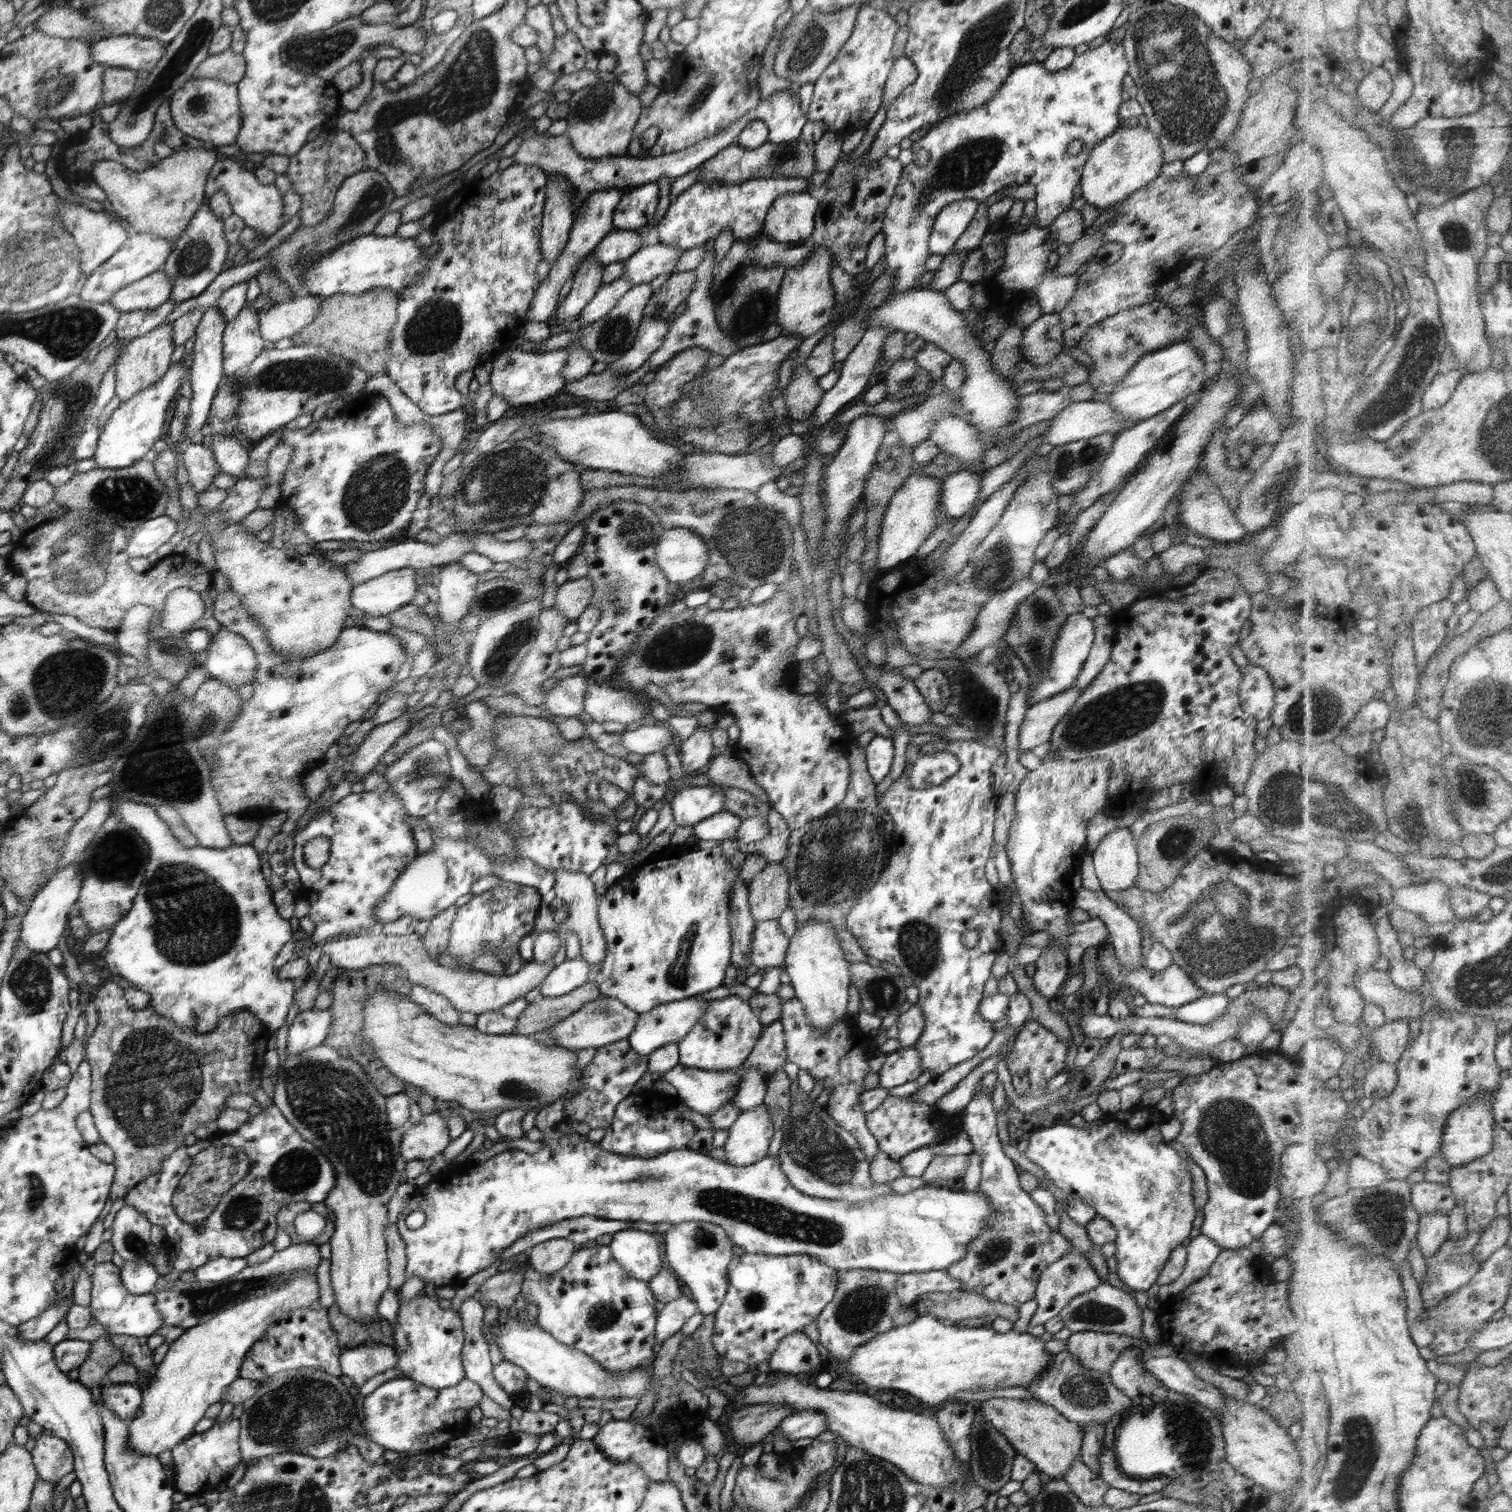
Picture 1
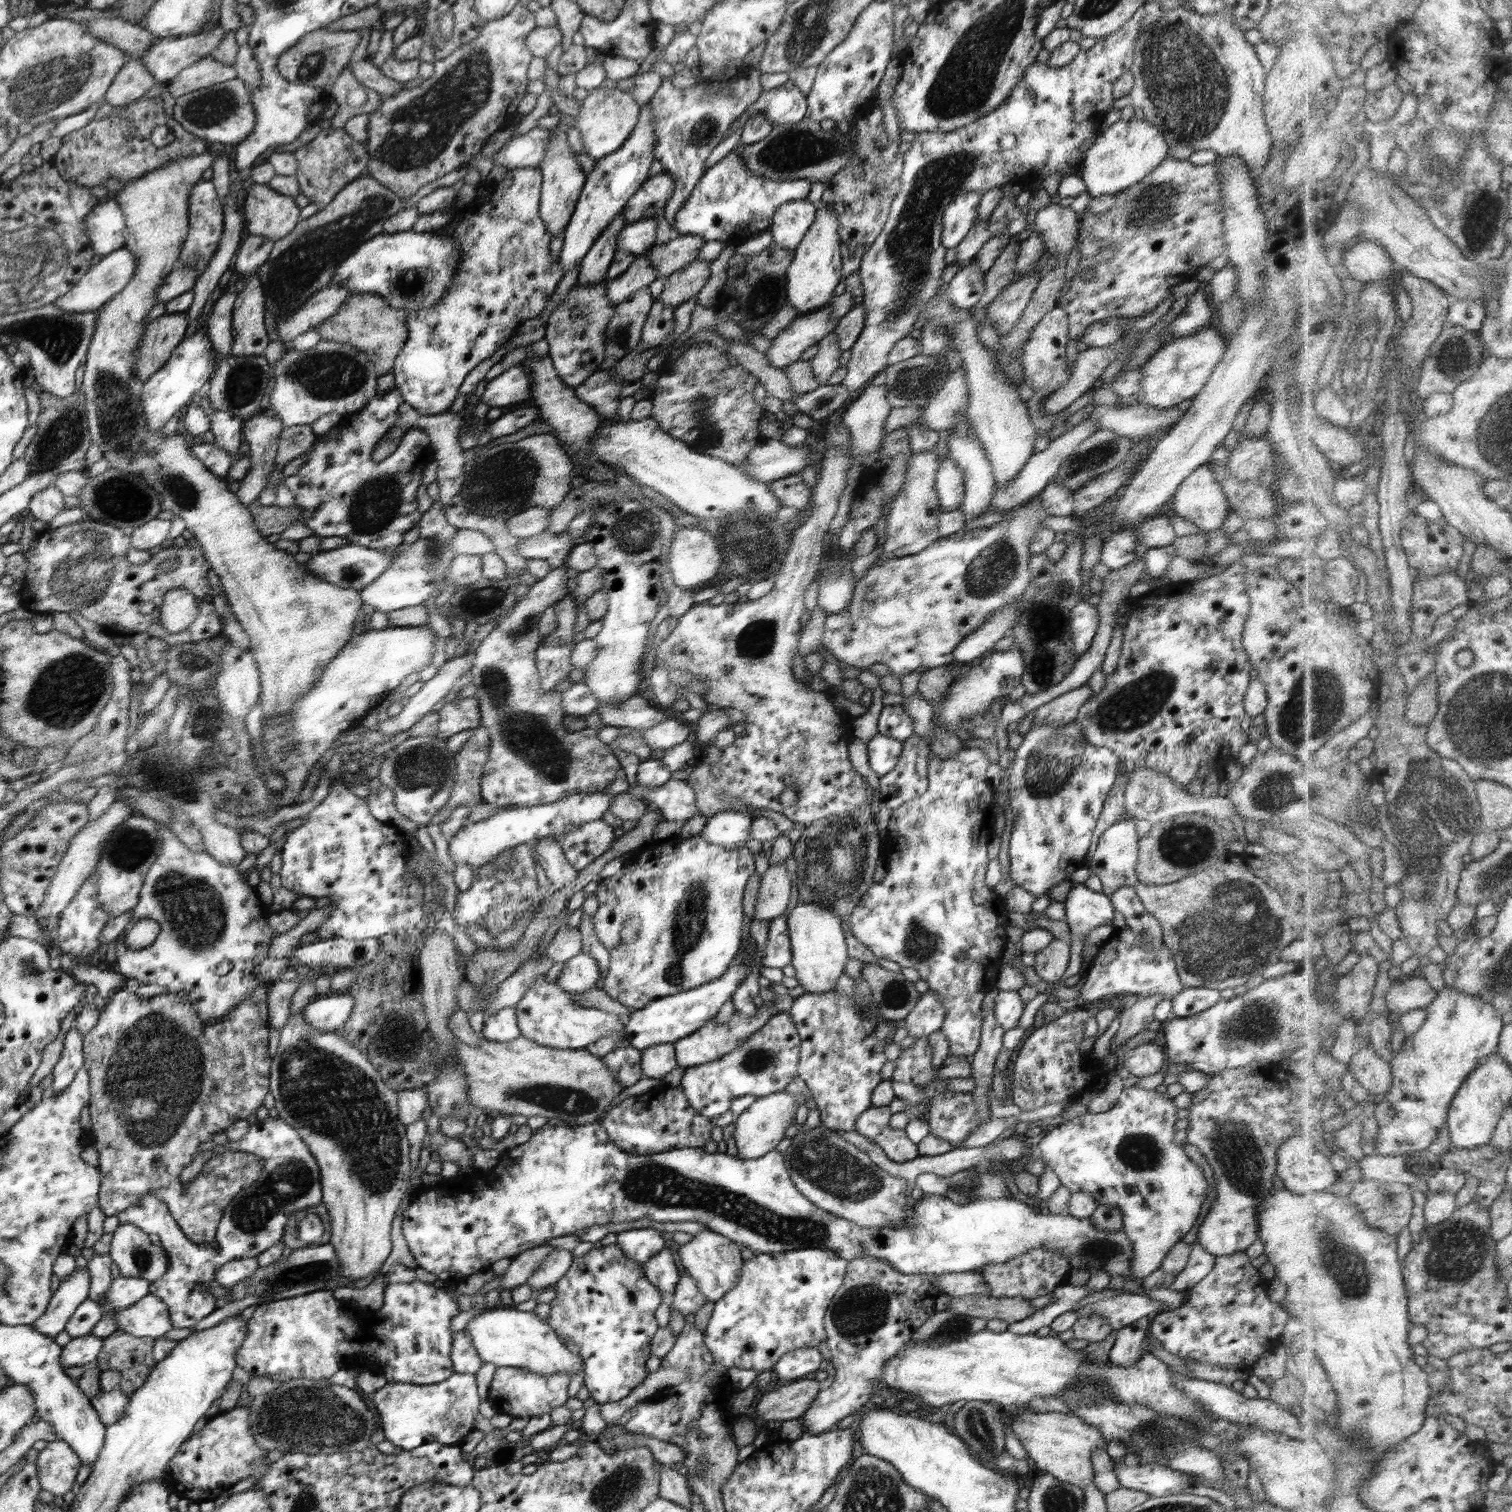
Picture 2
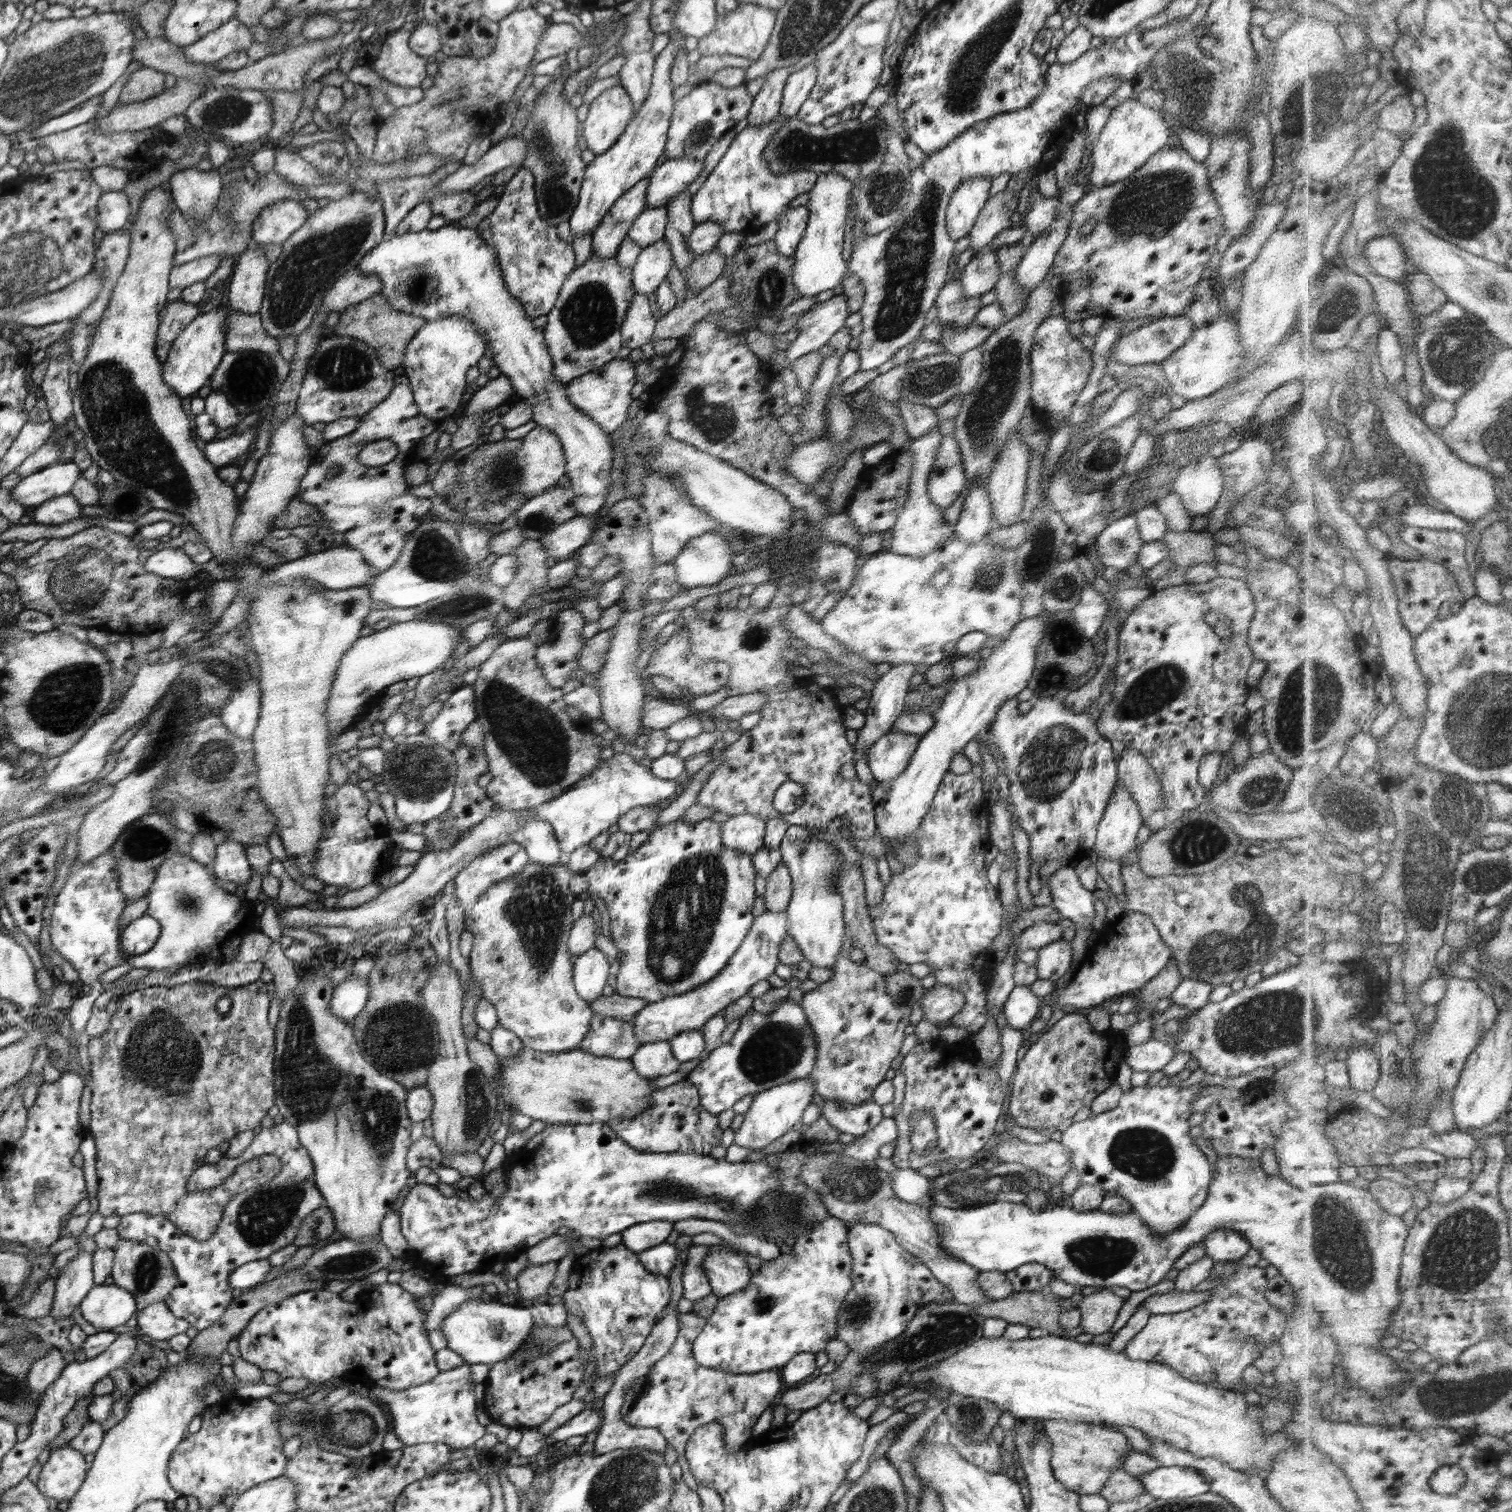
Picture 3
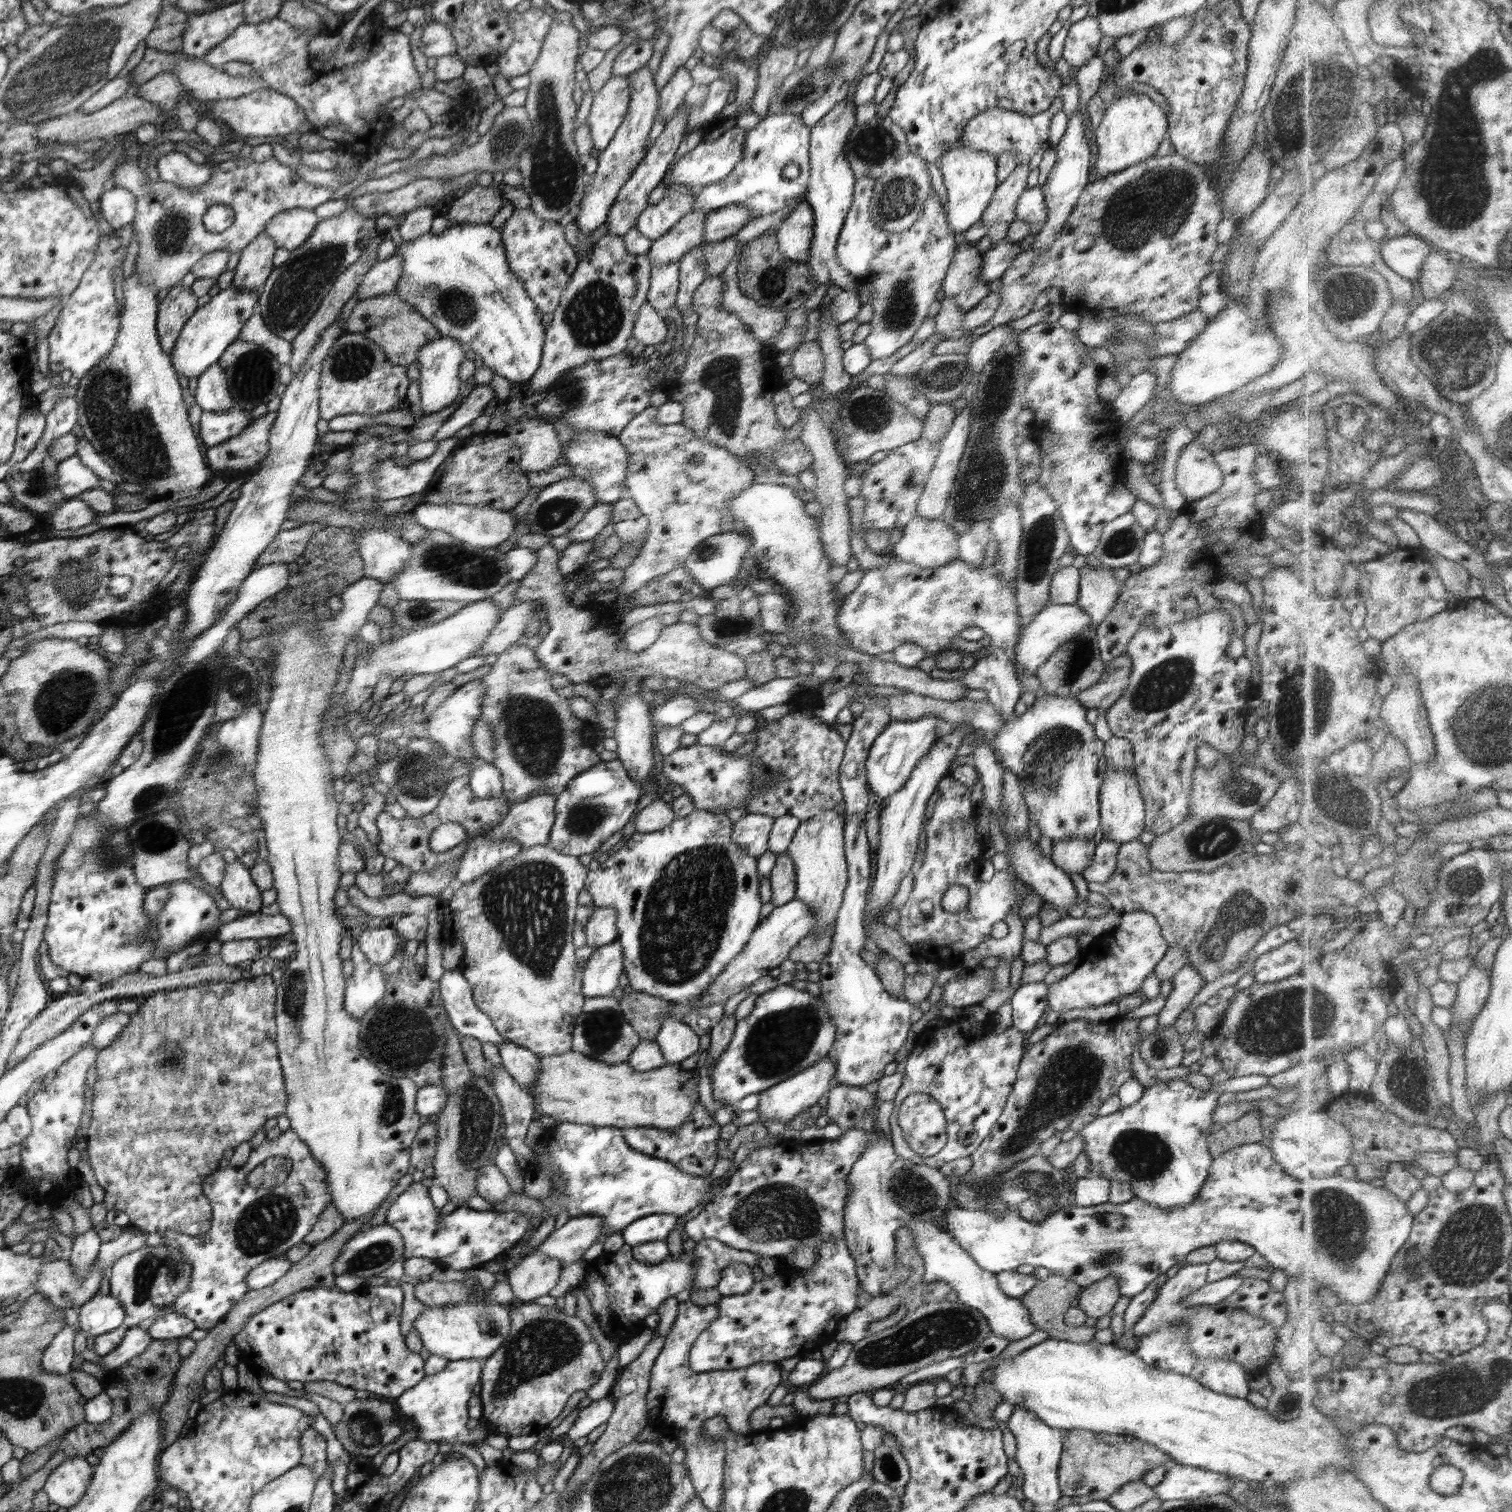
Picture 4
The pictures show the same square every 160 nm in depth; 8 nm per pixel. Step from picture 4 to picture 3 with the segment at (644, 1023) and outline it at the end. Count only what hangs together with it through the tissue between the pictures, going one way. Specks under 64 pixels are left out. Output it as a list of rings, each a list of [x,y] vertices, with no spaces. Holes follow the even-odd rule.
[[[614,992],[611,996],[602,995],[589,1004],[593,1013],[598,1012],[608,1018],[616,1018],[626,1023],[632,1023],[632,1020],[638,1012],[649,1003],[641,998],[625,997]]]

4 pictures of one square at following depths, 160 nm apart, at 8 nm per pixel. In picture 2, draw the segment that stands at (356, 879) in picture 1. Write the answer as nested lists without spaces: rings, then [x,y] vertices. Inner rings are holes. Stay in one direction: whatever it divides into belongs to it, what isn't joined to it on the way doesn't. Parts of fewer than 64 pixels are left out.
[[[335,780],[328,796],[304,818],[306,822],[289,833],[286,843],[282,844],[282,870],[279,874],[282,888],[303,897],[329,898],[326,908],[330,908],[330,917],[316,930],[319,940],[334,937],[379,940],[386,934],[415,929],[419,921],[425,920],[422,910],[424,885],[418,878],[406,875],[406,854],[410,854],[406,852],[406,838],[402,832],[398,834],[384,822],[372,818],[368,806],[362,804],[362,798],[346,788],[346,783]]]

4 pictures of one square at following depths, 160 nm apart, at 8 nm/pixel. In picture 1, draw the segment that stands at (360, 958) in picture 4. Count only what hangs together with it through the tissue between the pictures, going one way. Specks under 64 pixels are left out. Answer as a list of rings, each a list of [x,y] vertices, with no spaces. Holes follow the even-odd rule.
[[[330,1009],[300,1012],[289,1027],[287,1054],[302,1053],[323,1044],[332,1026]]]

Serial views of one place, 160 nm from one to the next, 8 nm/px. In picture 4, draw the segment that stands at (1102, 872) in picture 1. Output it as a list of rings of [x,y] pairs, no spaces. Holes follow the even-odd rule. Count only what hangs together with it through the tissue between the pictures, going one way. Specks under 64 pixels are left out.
[[[1108,768],[1100,785],[1099,813],[1101,834],[1109,841],[1124,844],[1139,838],[1145,831],[1145,802],[1135,773]]]

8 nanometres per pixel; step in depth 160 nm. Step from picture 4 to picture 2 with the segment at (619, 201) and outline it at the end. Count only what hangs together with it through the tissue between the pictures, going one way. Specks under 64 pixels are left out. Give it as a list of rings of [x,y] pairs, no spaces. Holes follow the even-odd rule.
[[[619,212],[610,224],[602,231],[602,234],[593,242],[591,249],[579,262],[579,285],[595,285],[604,282],[607,272],[612,264],[617,251],[617,238],[620,231],[625,227],[625,216]]]

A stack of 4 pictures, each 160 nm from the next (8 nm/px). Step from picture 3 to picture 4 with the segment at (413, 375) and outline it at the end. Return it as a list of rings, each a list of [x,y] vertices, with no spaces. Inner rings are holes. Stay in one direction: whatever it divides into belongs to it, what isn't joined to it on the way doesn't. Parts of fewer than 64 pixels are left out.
[[[441,336],[432,340],[419,350],[417,365],[420,368],[420,378],[418,378],[418,386],[422,396],[424,415],[440,413],[440,410],[448,409],[448,406],[454,405],[454,400],[458,400],[460,384],[462,384],[462,380],[458,378],[458,368],[462,364],[462,360],[464,360],[462,346],[458,344],[458,340],[449,336]]]

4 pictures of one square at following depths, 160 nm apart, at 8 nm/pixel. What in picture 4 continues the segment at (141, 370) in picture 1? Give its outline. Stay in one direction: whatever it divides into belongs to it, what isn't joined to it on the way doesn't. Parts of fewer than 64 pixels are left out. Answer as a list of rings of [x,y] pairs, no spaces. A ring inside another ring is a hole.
[[[181,284],[171,287],[164,292],[158,310],[159,341],[168,354],[175,349],[176,341],[183,326],[198,310],[196,296],[191,288]]]

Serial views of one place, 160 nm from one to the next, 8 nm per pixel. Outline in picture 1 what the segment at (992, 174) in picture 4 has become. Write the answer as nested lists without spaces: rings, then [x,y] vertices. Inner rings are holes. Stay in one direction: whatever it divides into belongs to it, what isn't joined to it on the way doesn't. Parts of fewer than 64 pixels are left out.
[[[969,196],[944,206],[932,225],[929,238],[931,254],[947,255],[953,252],[954,245],[972,222],[979,205],[980,202]]]

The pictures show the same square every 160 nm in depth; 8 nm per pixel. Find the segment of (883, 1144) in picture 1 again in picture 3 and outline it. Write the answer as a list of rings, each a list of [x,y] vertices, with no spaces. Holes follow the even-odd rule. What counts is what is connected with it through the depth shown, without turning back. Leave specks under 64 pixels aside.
[[[872,1098],[860,1105],[843,1105],[838,1101],[825,1101],[820,1107],[823,1117],[838,1132],[856,1137],[867,1133],[883,1119],[882,1106]]]

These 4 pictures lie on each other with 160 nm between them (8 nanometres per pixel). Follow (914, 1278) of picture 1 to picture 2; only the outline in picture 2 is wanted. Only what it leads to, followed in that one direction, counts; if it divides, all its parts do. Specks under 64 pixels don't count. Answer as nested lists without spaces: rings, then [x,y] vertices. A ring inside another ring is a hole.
[[[976,1271],[936,1274],[931,1285],[940,1287],[946,1294],[952,1296],[972,1296],[973,1294],[986,1294],[990,1292],[989,1284],[982,1273]]]

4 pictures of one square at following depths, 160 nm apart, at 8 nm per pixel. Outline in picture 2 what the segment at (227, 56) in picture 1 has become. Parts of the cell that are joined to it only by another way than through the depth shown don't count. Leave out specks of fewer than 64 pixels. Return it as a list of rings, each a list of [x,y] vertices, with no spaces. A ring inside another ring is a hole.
[[[208,56],[183,69],[178,77],[168,83],[167,88],[172,98],[177,99],[193,90],[236,78],[237,70],[232,64],[224,64]]]

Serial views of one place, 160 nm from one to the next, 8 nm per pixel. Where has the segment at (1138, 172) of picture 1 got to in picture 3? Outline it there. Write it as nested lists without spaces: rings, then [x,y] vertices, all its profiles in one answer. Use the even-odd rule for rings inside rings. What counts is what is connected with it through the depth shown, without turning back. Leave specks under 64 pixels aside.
[[[1128,99],[1114,107],[1102,126],[1097,142],[1087,149],[1086,162],[1092,163],[1089,178],[1094,187],[1103,187],[1124,180],[1140,168],[1155,152],[1168,146],[1170,128],[1159,111],[1144,103]]]

